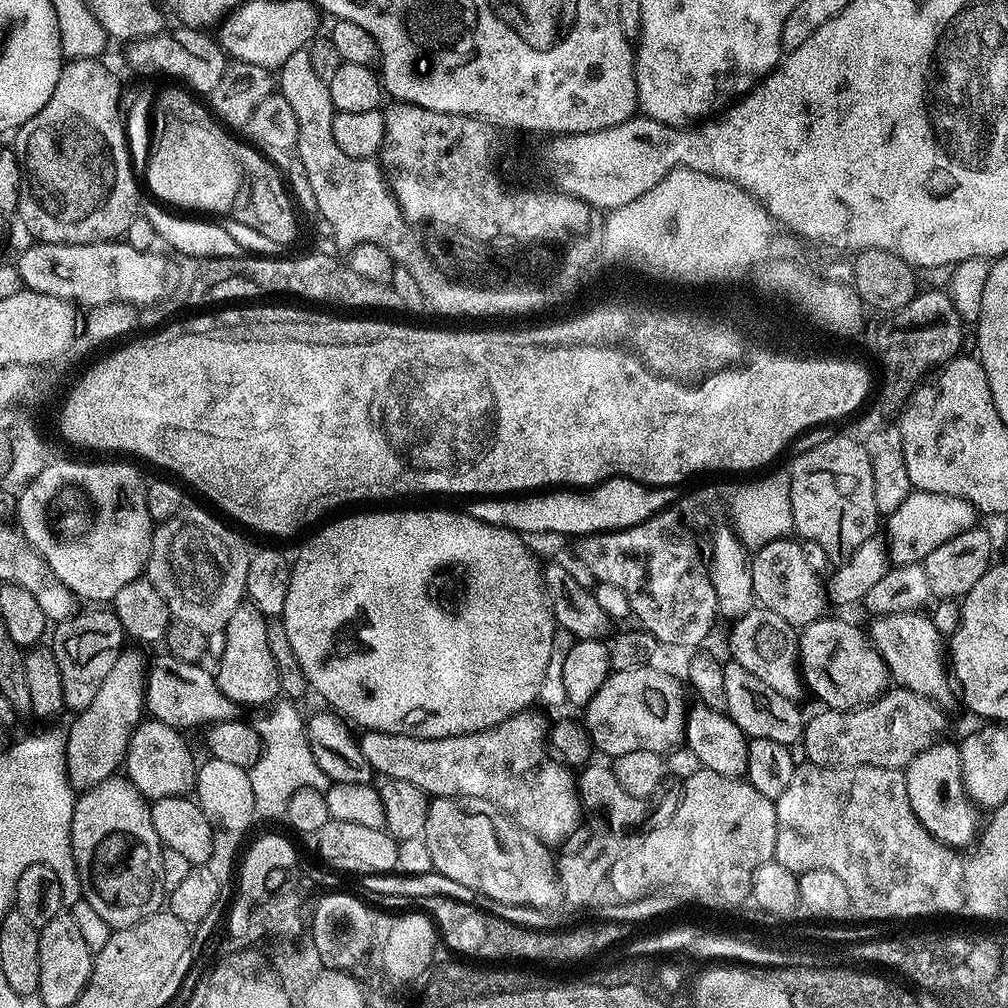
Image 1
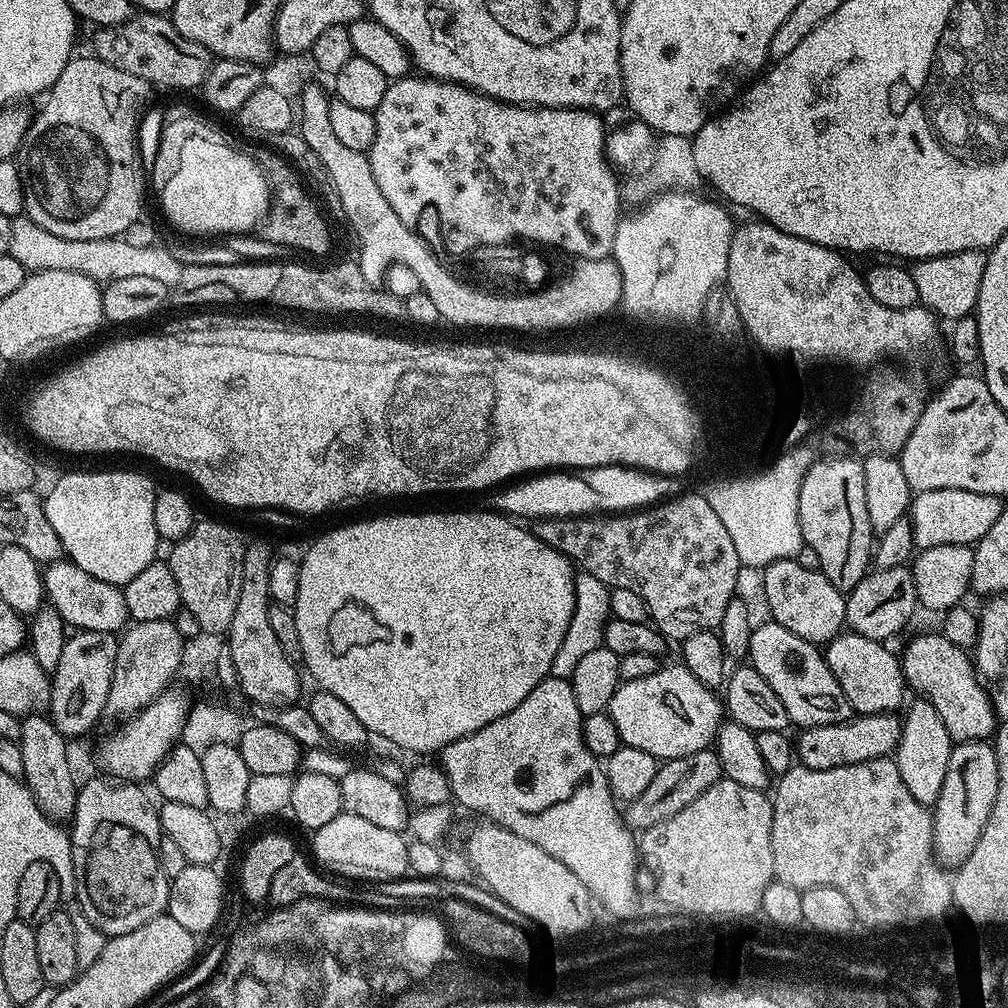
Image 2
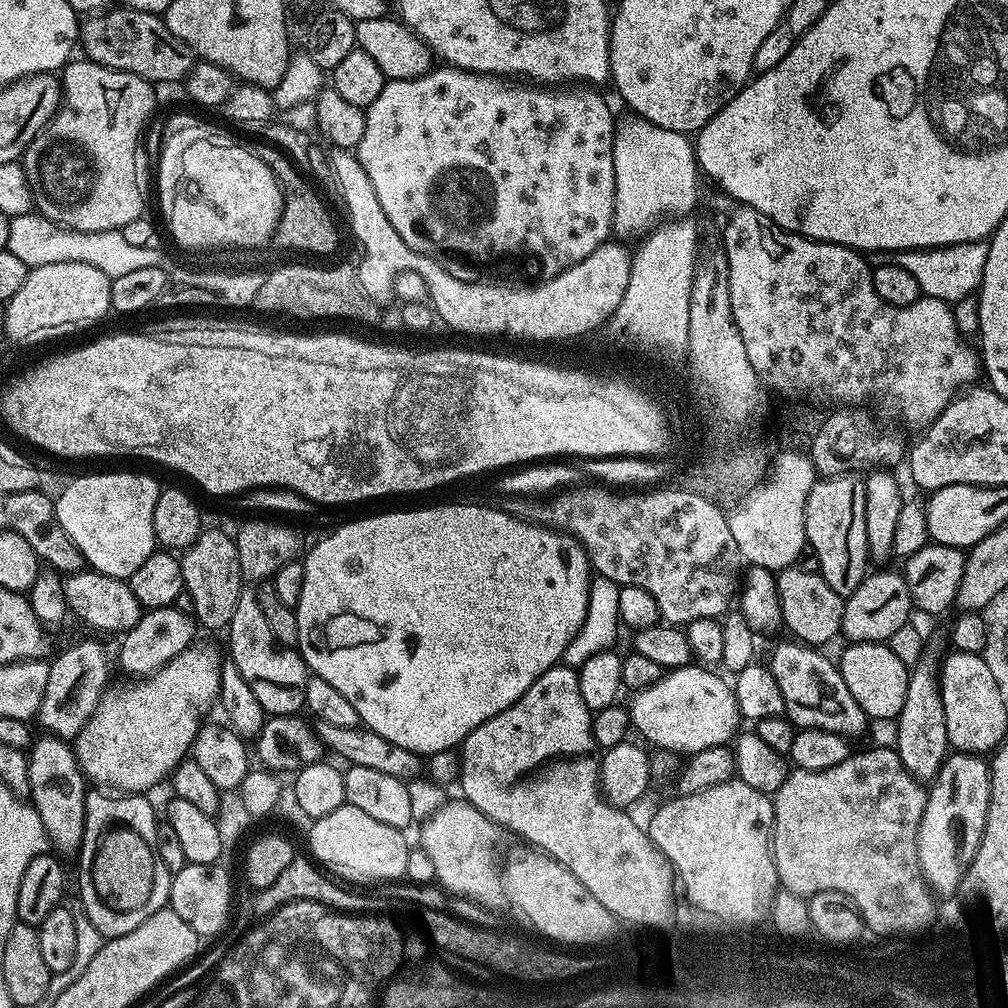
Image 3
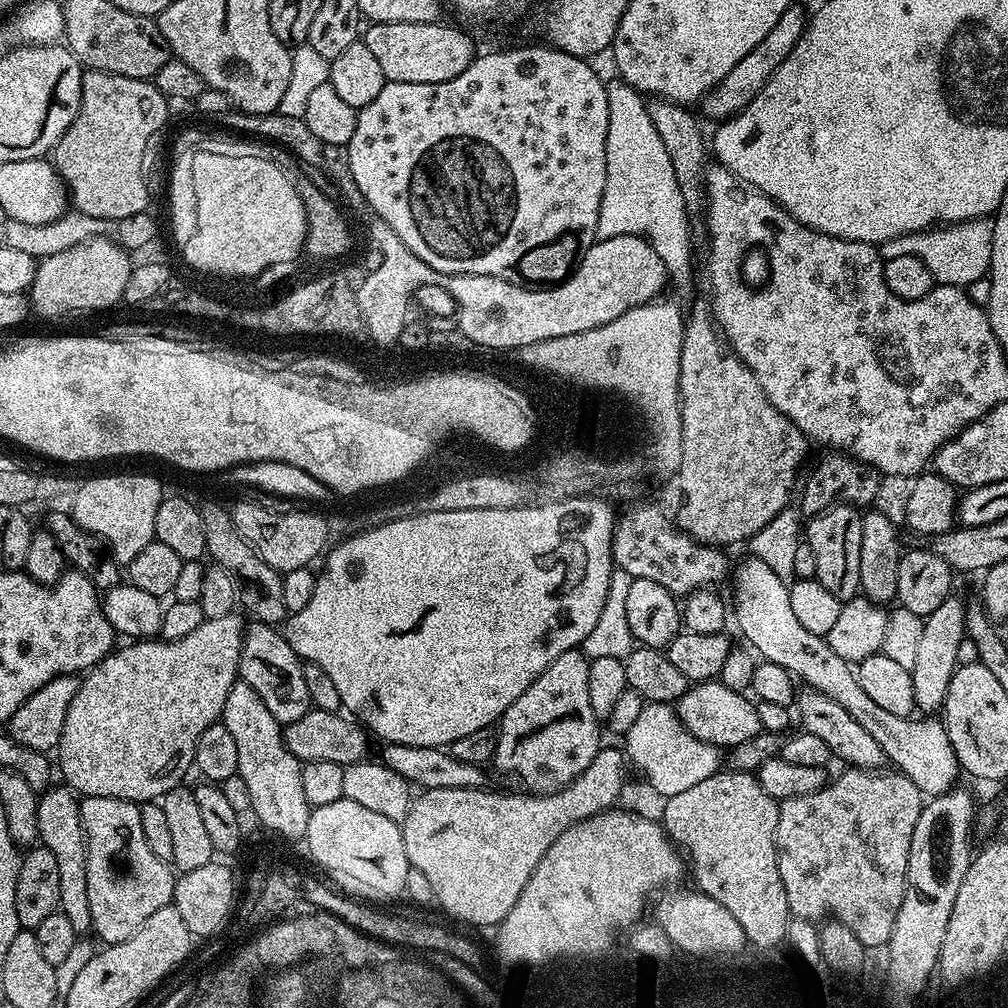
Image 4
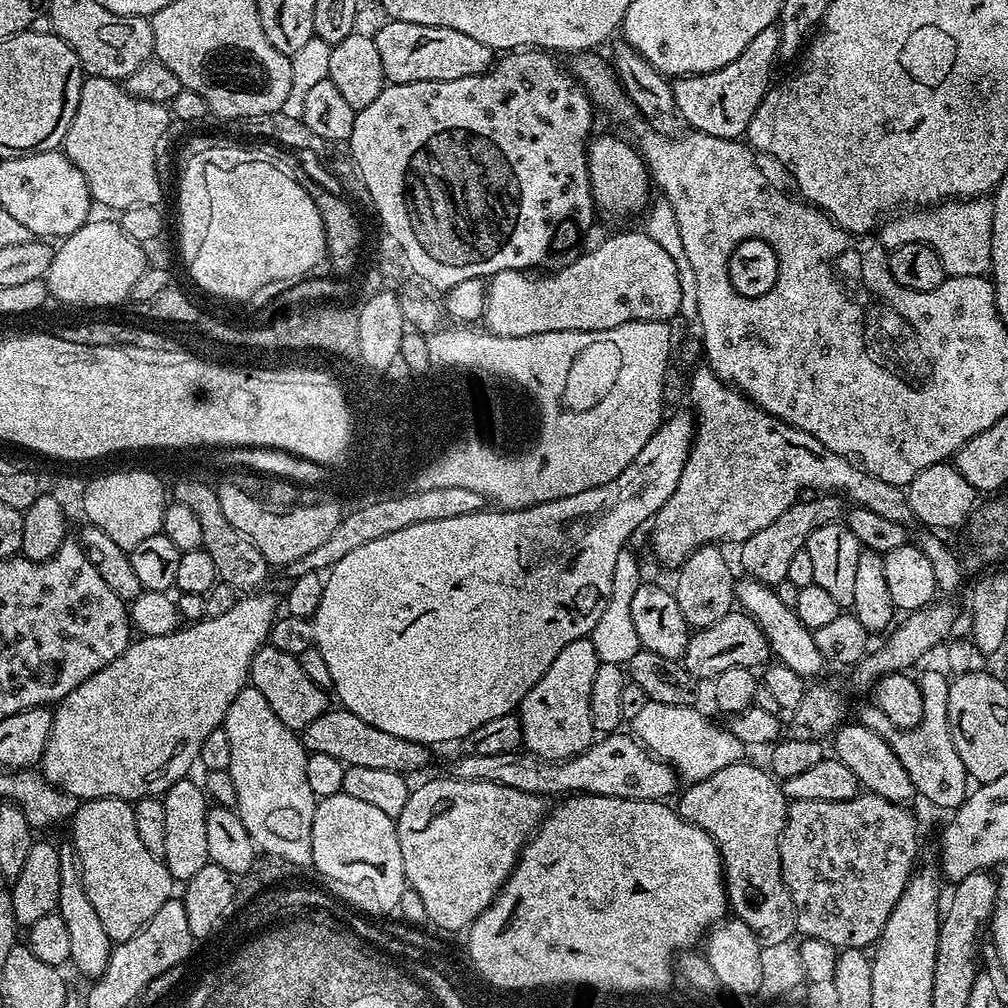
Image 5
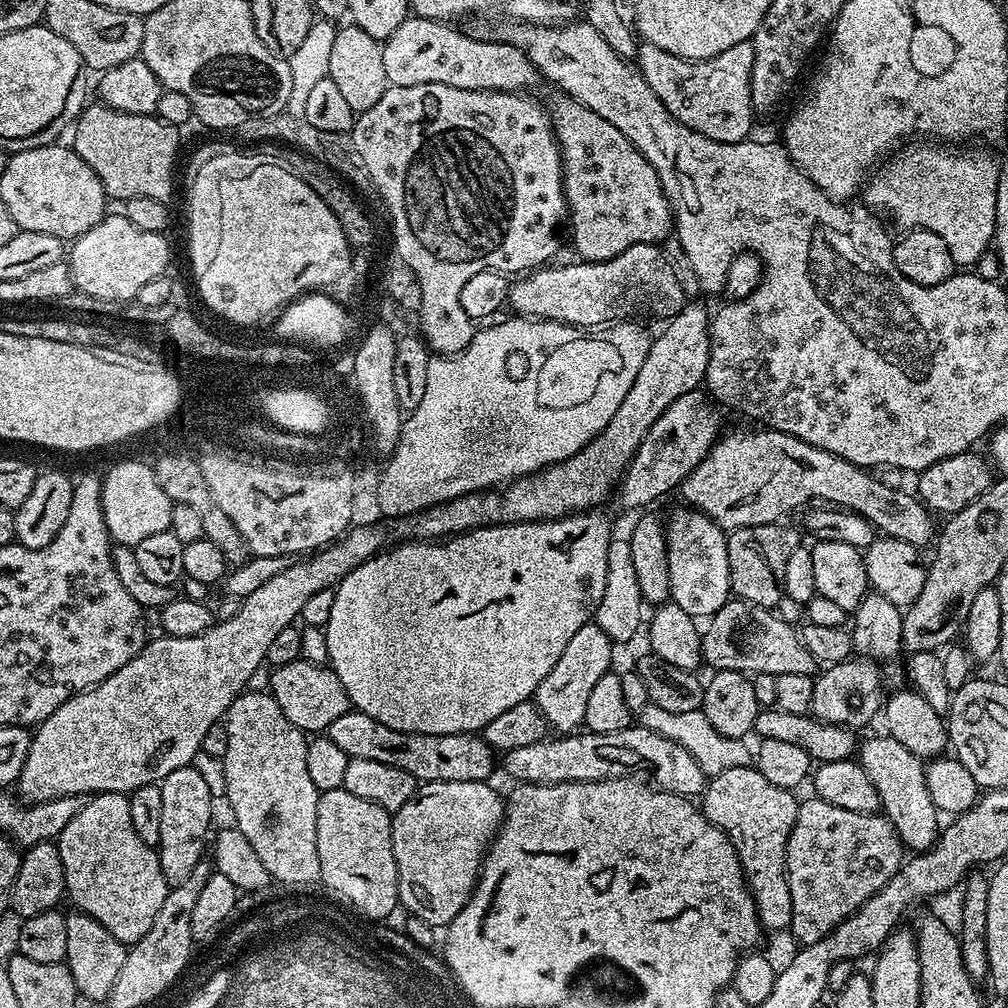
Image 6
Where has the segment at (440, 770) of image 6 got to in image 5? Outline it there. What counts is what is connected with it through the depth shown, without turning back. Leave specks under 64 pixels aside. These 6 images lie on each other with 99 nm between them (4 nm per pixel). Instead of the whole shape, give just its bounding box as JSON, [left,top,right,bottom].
[302,706,432,774]

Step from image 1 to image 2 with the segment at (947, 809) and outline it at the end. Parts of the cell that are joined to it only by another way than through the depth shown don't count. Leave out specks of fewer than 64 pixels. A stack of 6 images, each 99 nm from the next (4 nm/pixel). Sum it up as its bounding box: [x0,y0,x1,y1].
[894,698,954,806]

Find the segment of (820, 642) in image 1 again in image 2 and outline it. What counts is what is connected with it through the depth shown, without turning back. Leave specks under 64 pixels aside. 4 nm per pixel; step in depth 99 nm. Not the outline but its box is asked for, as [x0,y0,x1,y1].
[828,630,905,716]

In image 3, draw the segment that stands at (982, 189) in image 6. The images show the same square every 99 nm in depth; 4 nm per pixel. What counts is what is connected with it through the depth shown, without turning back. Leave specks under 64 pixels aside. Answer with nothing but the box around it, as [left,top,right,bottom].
[870,241,988,302]

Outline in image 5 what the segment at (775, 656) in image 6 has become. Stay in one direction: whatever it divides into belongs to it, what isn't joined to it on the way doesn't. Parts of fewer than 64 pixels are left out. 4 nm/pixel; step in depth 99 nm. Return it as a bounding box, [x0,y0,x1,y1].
[682,610,770,682]

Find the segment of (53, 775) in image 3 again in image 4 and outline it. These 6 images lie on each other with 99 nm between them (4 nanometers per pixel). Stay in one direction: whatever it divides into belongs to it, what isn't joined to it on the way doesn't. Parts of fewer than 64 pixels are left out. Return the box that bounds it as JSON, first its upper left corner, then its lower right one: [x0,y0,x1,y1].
[38,786,92,934]

